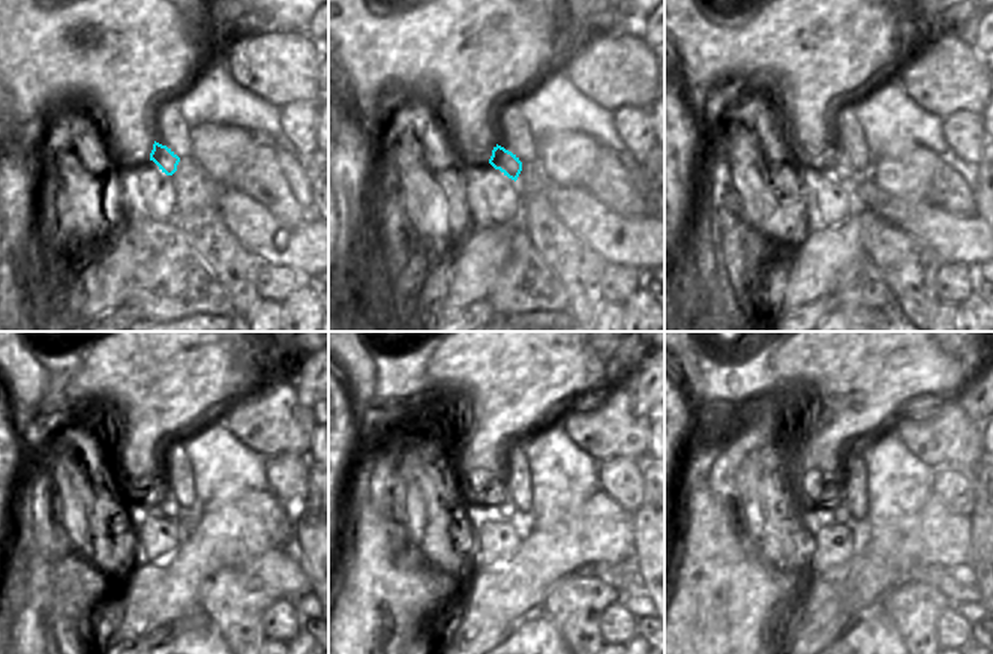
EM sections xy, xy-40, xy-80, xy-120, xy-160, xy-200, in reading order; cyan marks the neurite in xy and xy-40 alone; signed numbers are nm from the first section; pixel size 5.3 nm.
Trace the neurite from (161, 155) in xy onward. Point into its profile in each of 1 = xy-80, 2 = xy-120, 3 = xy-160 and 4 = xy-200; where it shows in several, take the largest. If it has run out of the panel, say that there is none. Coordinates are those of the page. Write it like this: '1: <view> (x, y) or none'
1: xy-80 (840, 167)
2: xy-120 (171, 509)
3: xy-160 (506, 512)
4: xy-200 (842, 515)

